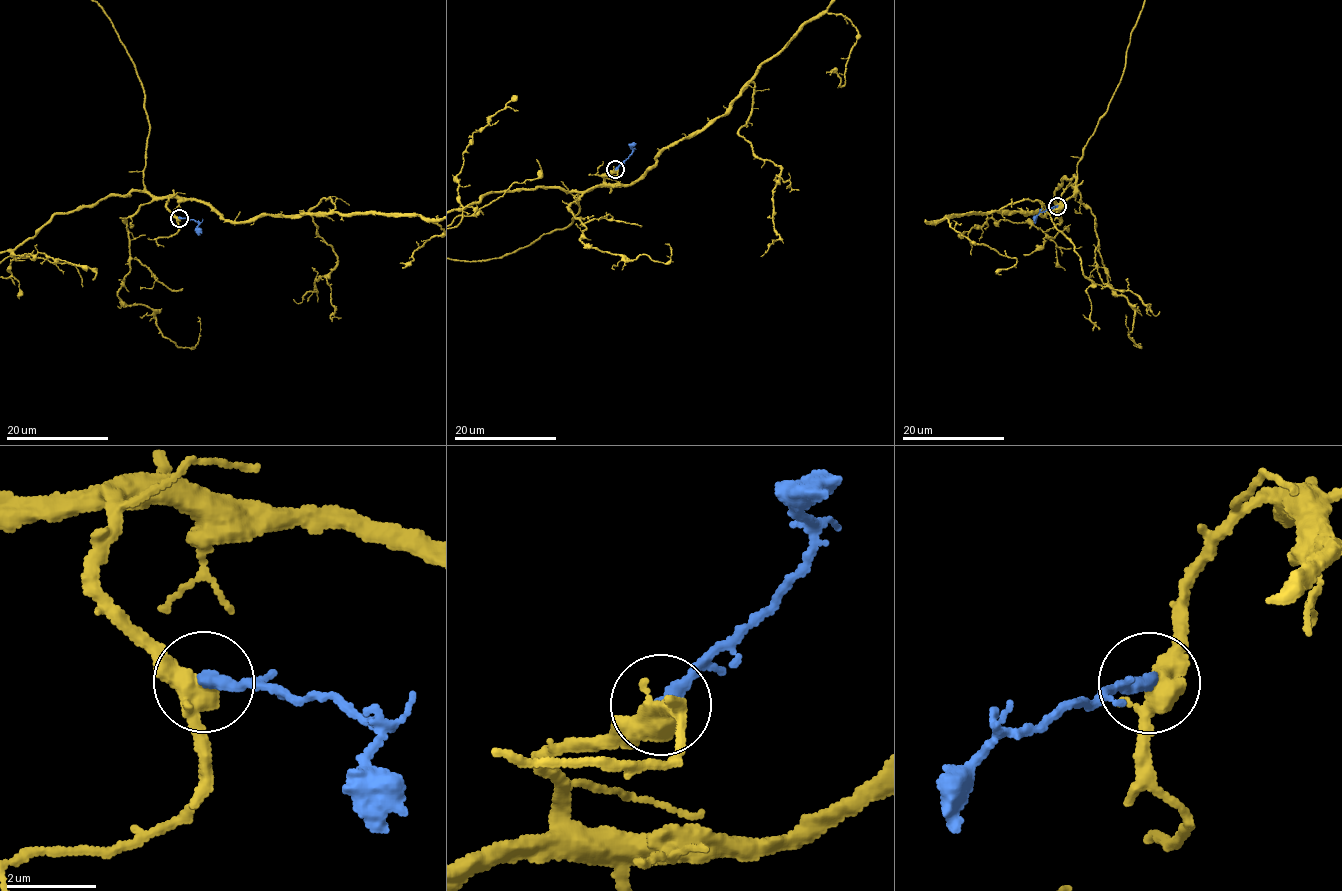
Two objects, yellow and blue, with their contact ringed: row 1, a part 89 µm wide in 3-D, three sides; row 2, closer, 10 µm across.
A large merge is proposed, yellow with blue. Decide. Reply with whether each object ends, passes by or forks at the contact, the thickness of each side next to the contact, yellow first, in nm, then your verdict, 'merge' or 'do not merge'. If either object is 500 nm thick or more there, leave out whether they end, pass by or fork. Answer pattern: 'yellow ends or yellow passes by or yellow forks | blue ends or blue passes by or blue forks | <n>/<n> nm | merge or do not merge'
yellow passes by | blue ends | 460/320 nm | do not merge

